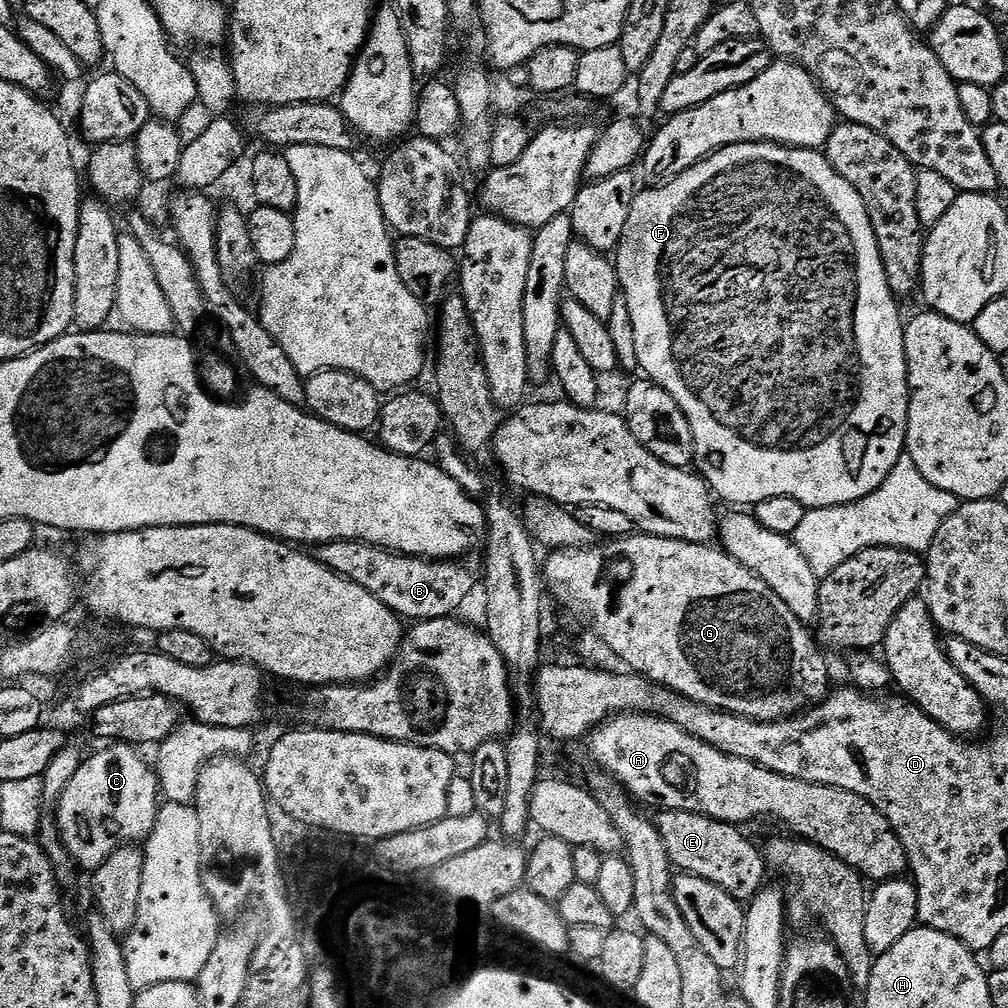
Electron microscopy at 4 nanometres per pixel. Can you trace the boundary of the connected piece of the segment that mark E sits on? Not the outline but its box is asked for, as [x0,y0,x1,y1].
[654,812,766,902]

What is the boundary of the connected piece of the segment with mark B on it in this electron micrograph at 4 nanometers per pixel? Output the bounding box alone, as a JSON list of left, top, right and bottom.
[315,540,482,622]

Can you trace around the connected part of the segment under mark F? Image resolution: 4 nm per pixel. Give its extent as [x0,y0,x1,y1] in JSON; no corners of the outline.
[614,142,908,510]

